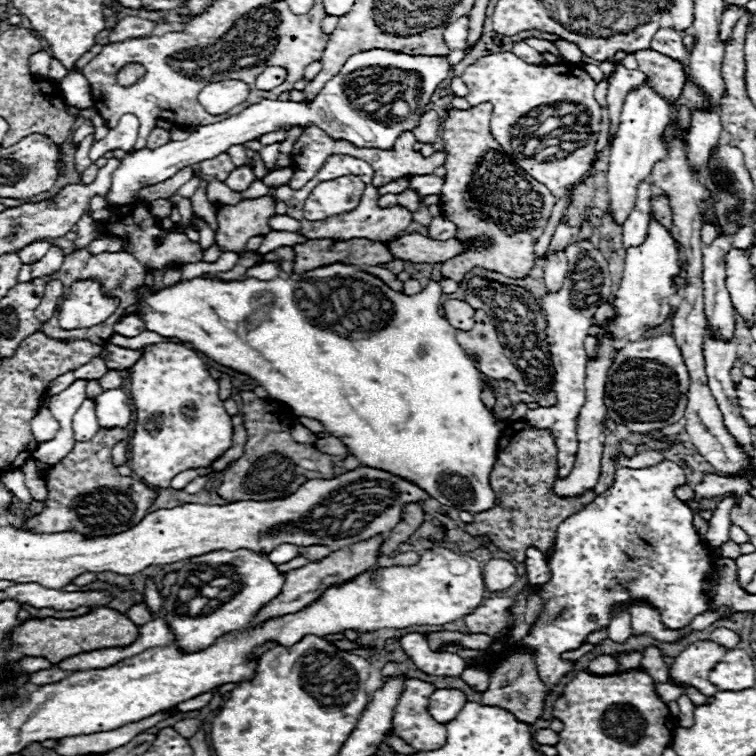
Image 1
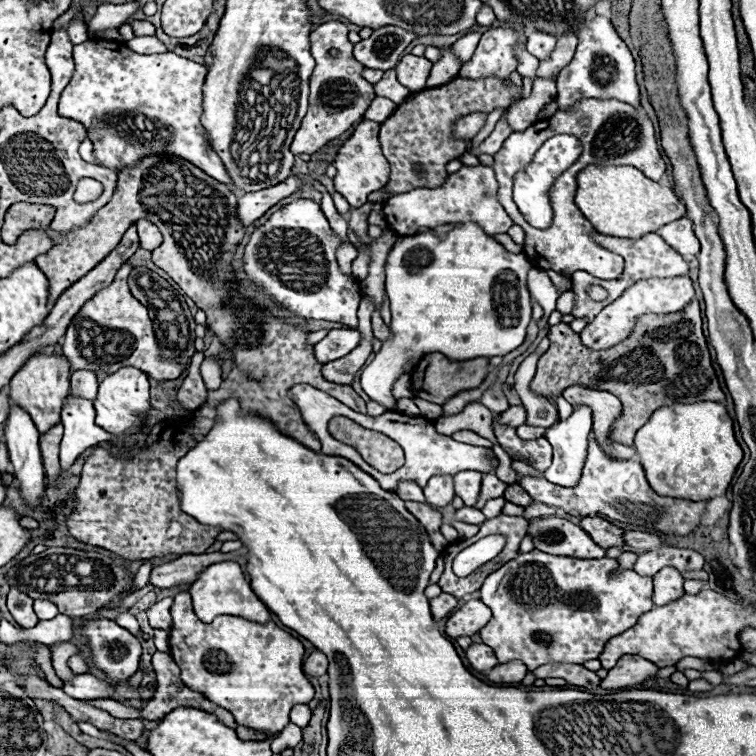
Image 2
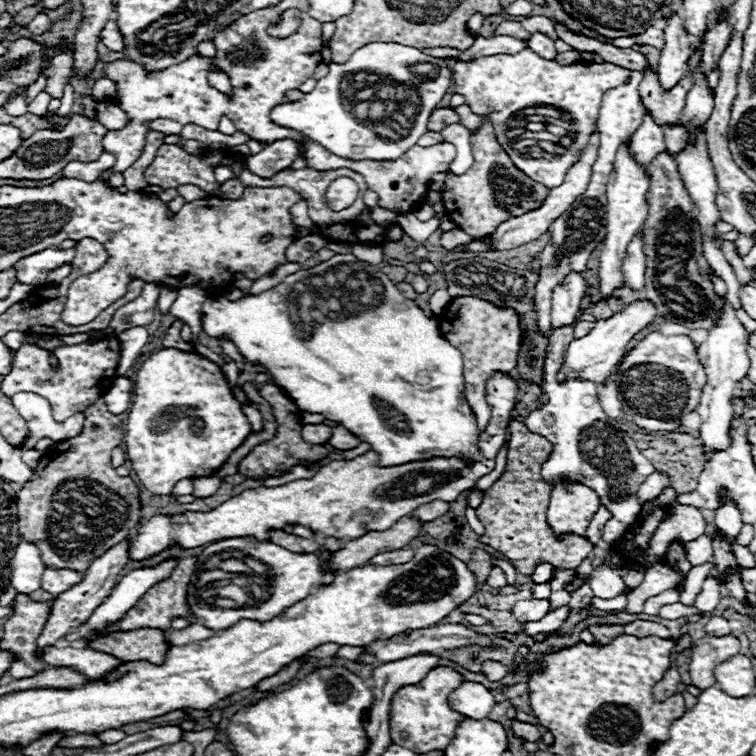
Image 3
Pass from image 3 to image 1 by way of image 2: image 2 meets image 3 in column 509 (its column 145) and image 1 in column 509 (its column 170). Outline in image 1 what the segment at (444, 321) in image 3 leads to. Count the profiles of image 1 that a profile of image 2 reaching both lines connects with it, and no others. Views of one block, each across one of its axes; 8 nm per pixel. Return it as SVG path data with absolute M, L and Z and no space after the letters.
M476 310L474 320L476 320L476 324L472 330L456 332L456 338L458 338L460 346L464 348L464 352L468 356L478 358L478 370L484 376L488 376L492 380L512 380L516 384L516 388L520 392L524 392L526 390L524 376L506 358L504 346L498 342L498 334L492 326L492 320L482 310Z

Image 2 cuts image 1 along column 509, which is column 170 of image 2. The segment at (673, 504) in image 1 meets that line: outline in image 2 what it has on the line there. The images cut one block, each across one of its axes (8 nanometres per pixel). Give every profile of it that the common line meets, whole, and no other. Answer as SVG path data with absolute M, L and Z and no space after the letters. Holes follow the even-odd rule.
M188 592L174 596L172 618L170 652L182 670L182 682L230 710L236 724L274 736L290 722L292 706L308 704L314 698L314 686L302 672L304 646L272 620L260 624L240 616L218 616L212 624L204 624L192 612ZM214 652L226 652L230 664L222 664L222 654Z

